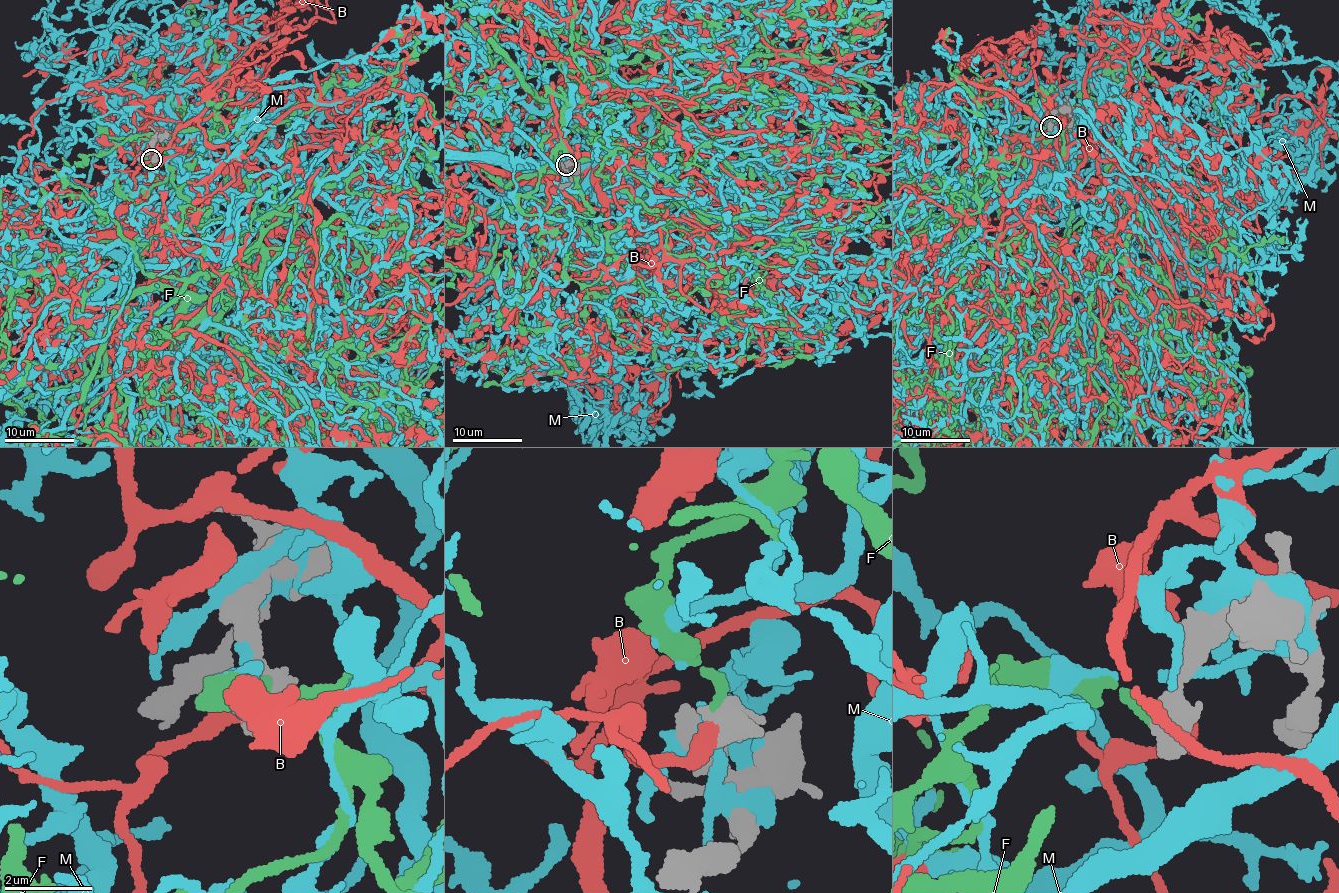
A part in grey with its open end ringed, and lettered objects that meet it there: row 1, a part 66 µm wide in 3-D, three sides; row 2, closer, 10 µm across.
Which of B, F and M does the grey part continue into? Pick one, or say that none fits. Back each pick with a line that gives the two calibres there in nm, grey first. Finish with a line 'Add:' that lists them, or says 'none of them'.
B: 550/480 nm
Add: B

